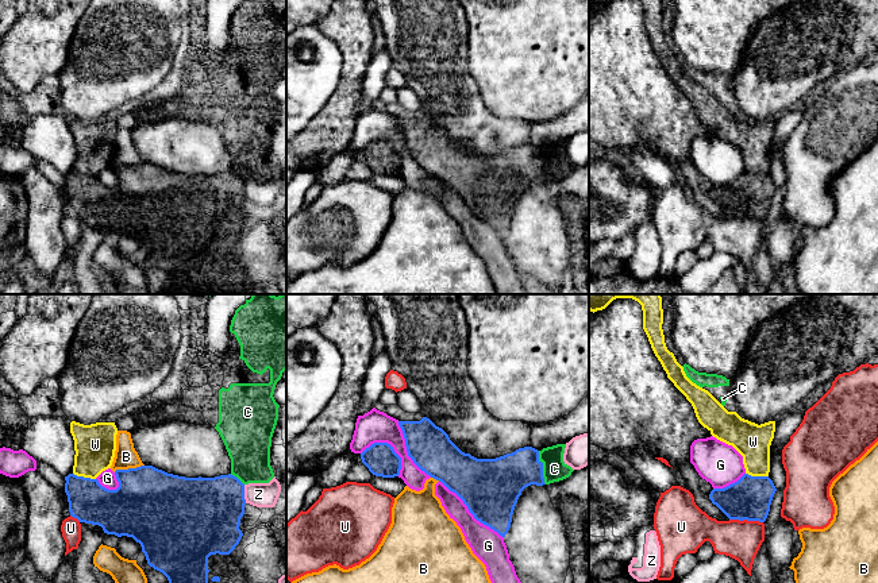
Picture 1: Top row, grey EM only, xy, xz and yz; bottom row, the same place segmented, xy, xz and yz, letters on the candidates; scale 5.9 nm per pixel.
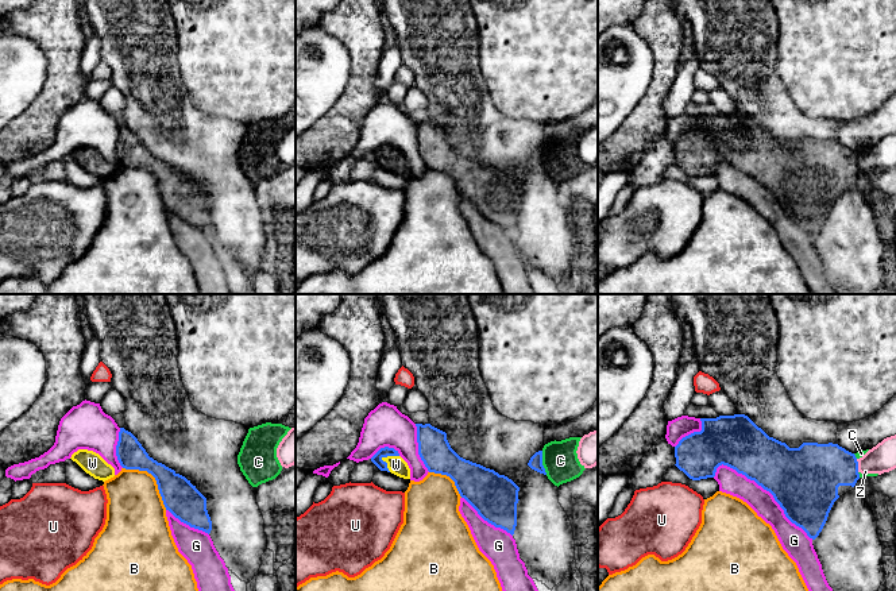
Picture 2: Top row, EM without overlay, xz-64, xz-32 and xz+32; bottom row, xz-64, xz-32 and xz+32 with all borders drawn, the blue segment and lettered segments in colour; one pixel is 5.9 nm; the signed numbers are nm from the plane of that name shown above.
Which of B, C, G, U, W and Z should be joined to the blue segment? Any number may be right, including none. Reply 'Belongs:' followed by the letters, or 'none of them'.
Belongs: W

